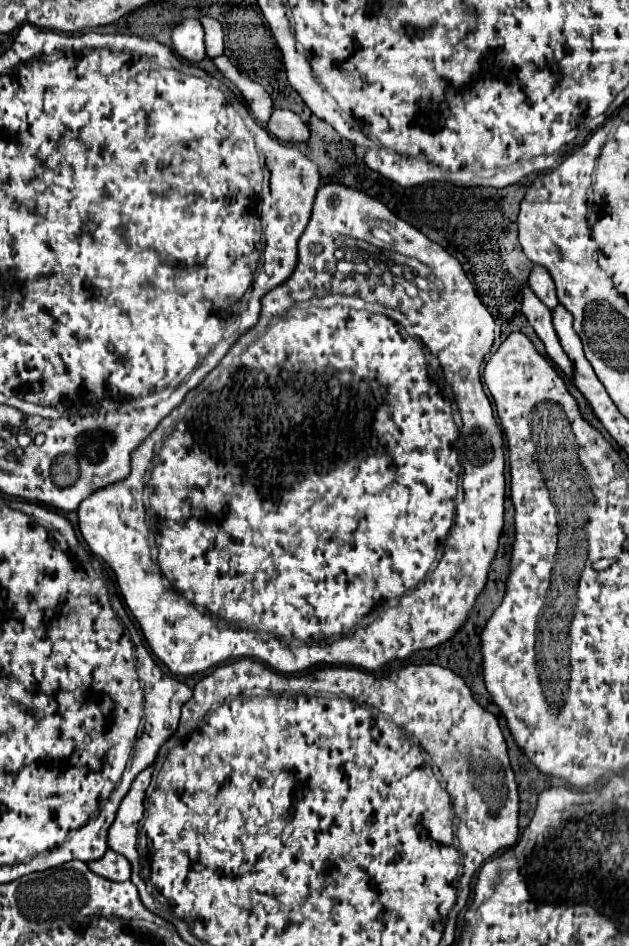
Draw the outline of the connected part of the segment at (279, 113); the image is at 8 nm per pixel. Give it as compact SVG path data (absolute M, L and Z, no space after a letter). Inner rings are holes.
M275 108L273 110L273 118L267 122L267 130L283 140L283 142L293 142L293 144L299 144L299 142L307 142L309 140L309 128L307 124L291 110L279 110Z

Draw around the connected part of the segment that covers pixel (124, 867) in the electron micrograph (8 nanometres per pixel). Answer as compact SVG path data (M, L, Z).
M107 850L105 858L99 858L97 862L89 862L87 864L95 874L113 880L113 882L125 882L131 876L131 864L125 860L125 856Z

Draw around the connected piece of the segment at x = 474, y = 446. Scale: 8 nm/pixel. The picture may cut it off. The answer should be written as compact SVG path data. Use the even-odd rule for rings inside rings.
M325 184L325 186L319 188L317 198L315 198L313 216L311 216L311 220L309 220L309 224L307 224L303 236L299 238L299 264L297 264L293 276L285 282L285 286L279 286L279 288L274 288L268 292L261 299L261 304L262 309L257 324L241 335L231 348L231 353L234 355L235 360L233 360L231 364L227 364L227 366L225 366L225 364L219 364L219 368L213 370L211 376L209 376L197 390L189 392L189 414L180 418L177 416L178 413L175 413L175 410L173 410L169 416L161 421L161 426L157 426L157 430L141 444L141 450L137 450L137 454L133 454L133 470L131 470L129 478L127 478L125 482L117 482L117 486L107 486L105 490L97 490L97 492L93 492L91 496L88 496L81 502L77 509L79 530L81 534L83 534L83 538L85 538L87 546L89 546L89 550L91 550L95 556L103 558L103 560L109 564L109 568L115 572L117 584L119 584L119 588L121 588L121 596L123 596L125 604L129 606L131 614L137 618L137 622L139 622L139 626L141 626L141 630L143 630L143 634L145 634L145 638L147 638L151 650L155 652L155 656L157 656L173 674L197 674L197 672L205 672L205 670L209 670L209 668L213 668L213 666L219 666L219 664L223 664L223 662L233 662L233 660L245 658L245 656L247 656L247 658L257 658L257 660L261 660L263 664L267 664L271 670L275 670L275 672L279 672L279 674L287 674L287 676L289 676L289 674L297 674L297 672L305 672L305 670L311 670L311 668L319 668L319 666L351 666L351 668L361 668L361 670L369 670L369 672L381 672L381 670L385 668L385 664L389 664L391 660L407 658L409 654L413 654L413 652L417 652L417 650L423 650L423 648L435 648L435 646L439 646L441 642L445 642L445 640L449 640L451 636L455 636L455 632L457 632L457 630L463 626L463 622L467 620L467 614L469 614L469 610L473 608L475 598L477 598L479 592L485 588L487 574L489 574L489 566L491 566L491 562L493 562L493 558L495 558L495 552L497 552L497 540L499 540L501 528L503 528L503 496L505 496L505 478L503 478L503 470L505 470L505 446L503 446L503 432L501 432L501 428L499 428L497 422L495 422L493 408L491 408L491 402L489 402L487 394L483 392L481 374L479 374L481 364L483 364L483 358L485 358L485 354L489 354L491 344L493 344L493 340L495 340L495 320L493 320L493 316L487 312L487 308L481 304L481 300L477 298L477 294L475 294L475 290L473 290L473 284L471 284L469 278L465 276L462 264L458 260L455 260L452 254L449 254L445 248L441 248L439 244L431 242L425 234L421 234L421 232L419 232L417 228L413 228L411 224L407 224L407 222L403 222L401 218L397 218L397 216L395 216L383 202L379 202L377 198L371 198L371 196L367 196L365 192L355 190L355 188L347 188L347 186L343 186L343 184ZM377 261L400 261L400 277L402 276L408 281L416 281L418 277L428 277L430 274L431 277L433 277L431 290L435 290L435 296L431 296L429 292L419 292L417 298L409 298L407 292L405 292L403 288L400 288L400 284L396 284L399 283L400 280L397 280L397 278L392 275L391 269L387 266L382 269L378 268ZM253 370L257 370L257 374L261 374L261 378L269 378L269 382L273 382L273 394L267 392L267 388L263 386L263 380L253 380ZM461 370L467 370L467 374L461 376ZM461 468L463 468L463 490L465 490L465 500L463 500L463 502L457 506L457 510L455 510L455 502L453 502L453 500L455 500L455 494L457 494L457 478L459 478ZM156 518L157 534L154 534ZM443 544L445 544L443 558L441 558L441 562L439 562L437 566L431 568L431 564L435 562L437 552L439 552L439 548L443 548ZM395 598L399 598L399 600L397 600L395 606L391 606L389 600L395 600Z

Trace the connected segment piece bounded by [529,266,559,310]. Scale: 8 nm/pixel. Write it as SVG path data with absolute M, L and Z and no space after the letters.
M533 266L531 276L529 276L529 286L533 290L533 294L549 308L555 310L557 302L557 294L555 294L555 284L551 280L549 274L545 274L545 270L541 270L541 266Z

